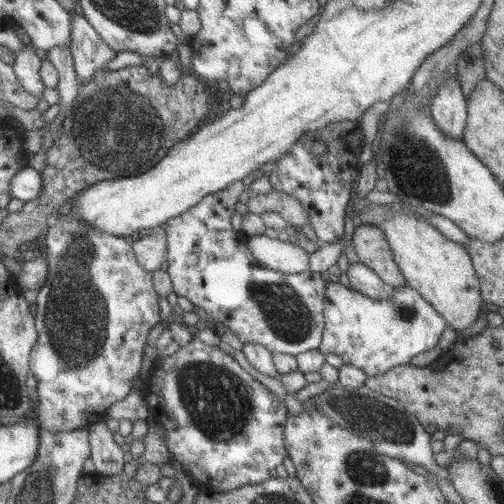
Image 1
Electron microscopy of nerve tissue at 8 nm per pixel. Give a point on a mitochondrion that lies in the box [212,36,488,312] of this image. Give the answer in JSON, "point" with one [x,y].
{"point":[417,167]}

